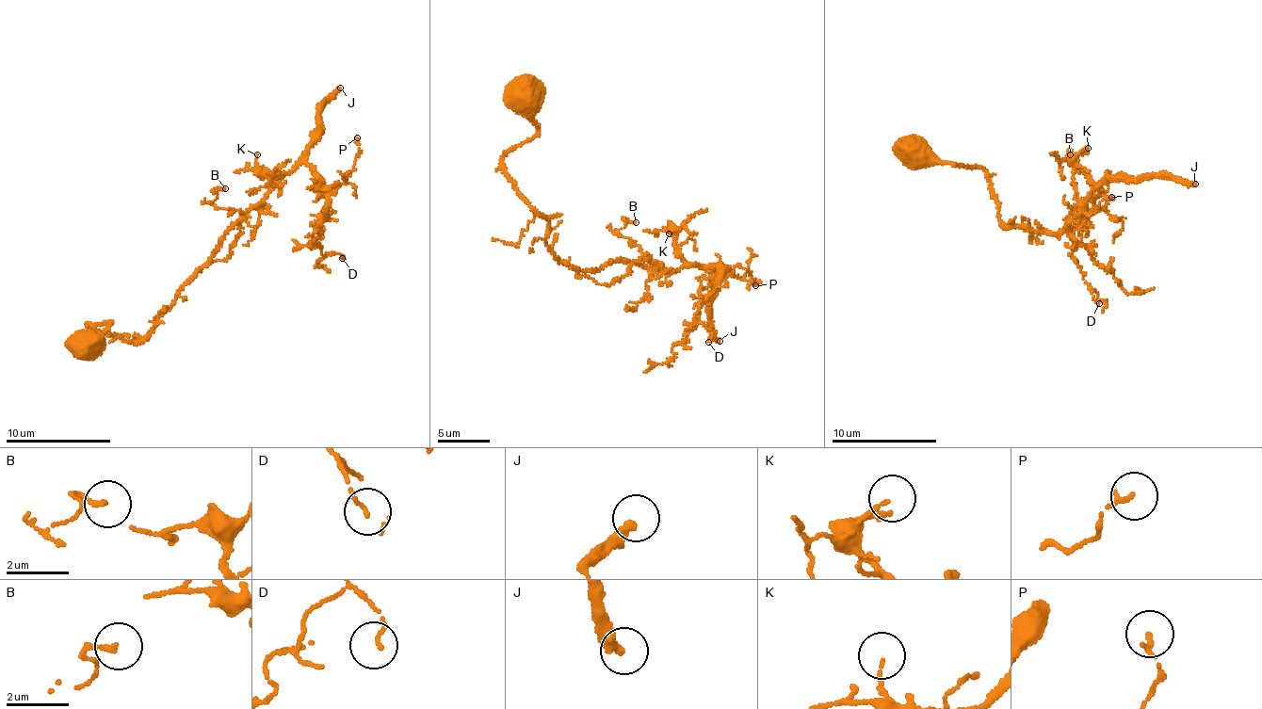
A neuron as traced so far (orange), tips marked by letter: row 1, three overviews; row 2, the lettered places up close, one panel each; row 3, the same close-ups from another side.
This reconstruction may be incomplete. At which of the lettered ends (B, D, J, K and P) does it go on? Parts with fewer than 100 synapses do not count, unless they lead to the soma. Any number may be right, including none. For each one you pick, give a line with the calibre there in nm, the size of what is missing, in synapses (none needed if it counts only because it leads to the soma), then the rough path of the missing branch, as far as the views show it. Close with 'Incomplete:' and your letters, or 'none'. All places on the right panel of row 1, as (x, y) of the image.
J: calibre 320 nm; 400 synapses
Incomplete: J

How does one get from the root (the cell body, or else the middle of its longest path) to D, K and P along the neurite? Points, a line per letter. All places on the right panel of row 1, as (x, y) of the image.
D: (915, 153), (981, 169), (1007, 226), (1076, 224), (1077, 204), (1096, 185), (1068, 235), (1099, 303)
K: (915, 153), (981, 169), (1007, 226), (1055, 233), (1080, 223), (1077, 204), (1102, 192), (1077, 165), (1088, 148)
P: (915, 153), (981, 169), (1007, 226), (1055, 233), (1080, 223), (1077, 204), (1096, 185), (1079, 219), (1111, 197)

